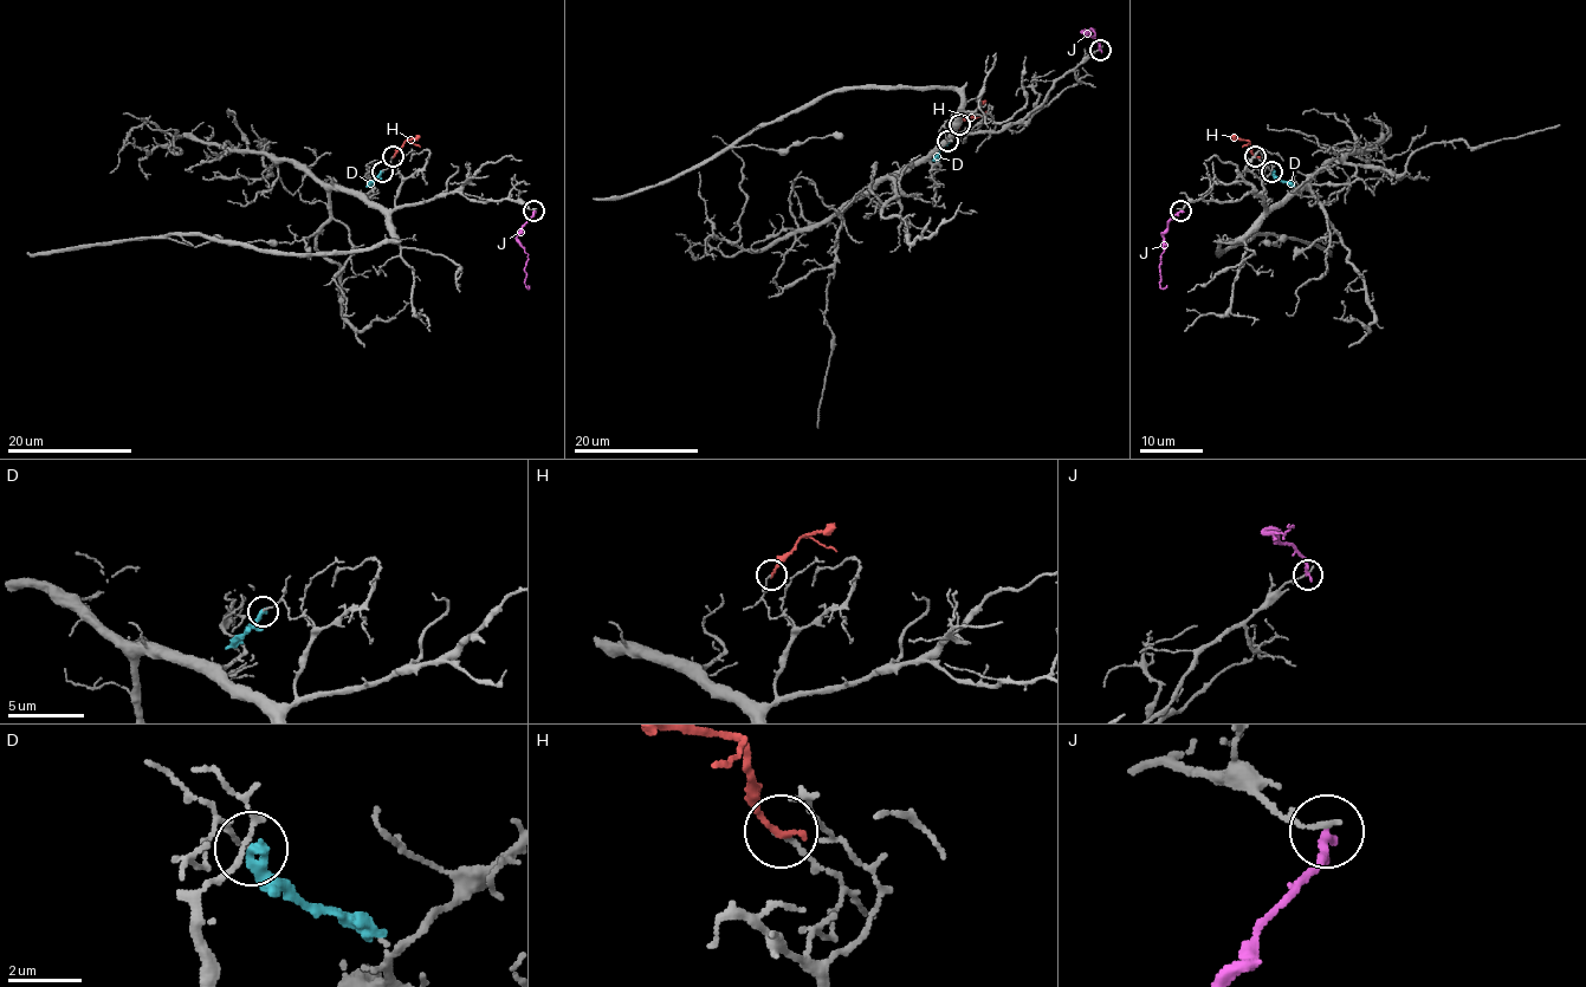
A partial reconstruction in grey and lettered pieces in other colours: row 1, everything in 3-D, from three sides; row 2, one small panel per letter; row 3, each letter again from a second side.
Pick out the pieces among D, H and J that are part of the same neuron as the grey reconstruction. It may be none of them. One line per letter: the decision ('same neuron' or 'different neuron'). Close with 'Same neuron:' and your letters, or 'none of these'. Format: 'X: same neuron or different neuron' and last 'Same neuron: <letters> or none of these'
D: different neuron
H: different neuron
J: different neuron
Same neuron: none of these

